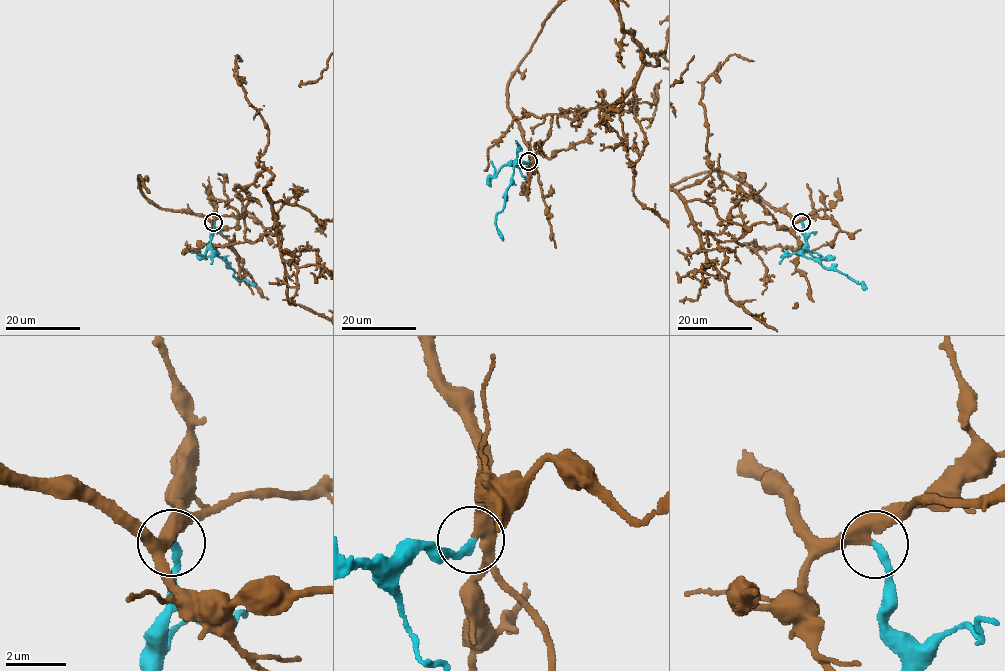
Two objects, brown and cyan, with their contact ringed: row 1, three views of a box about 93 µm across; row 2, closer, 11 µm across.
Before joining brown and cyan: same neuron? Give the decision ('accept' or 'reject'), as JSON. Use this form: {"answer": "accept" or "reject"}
{"answer": "accept"}

